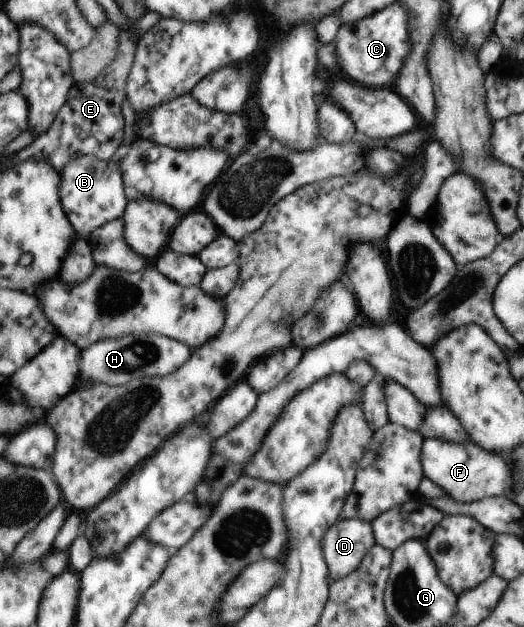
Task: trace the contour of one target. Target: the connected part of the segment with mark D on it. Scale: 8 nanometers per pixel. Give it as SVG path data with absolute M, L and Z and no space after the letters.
M357 518L335 522L321 540L330 581L352 574L373 545L375 539L369 523Z

